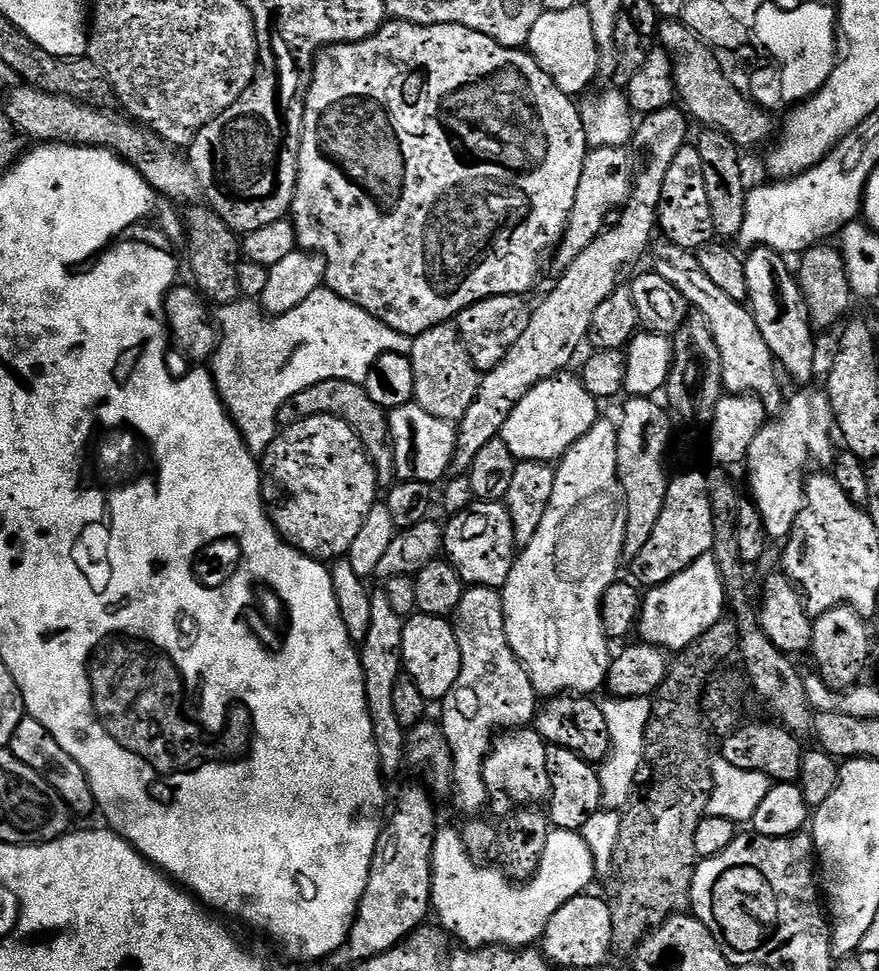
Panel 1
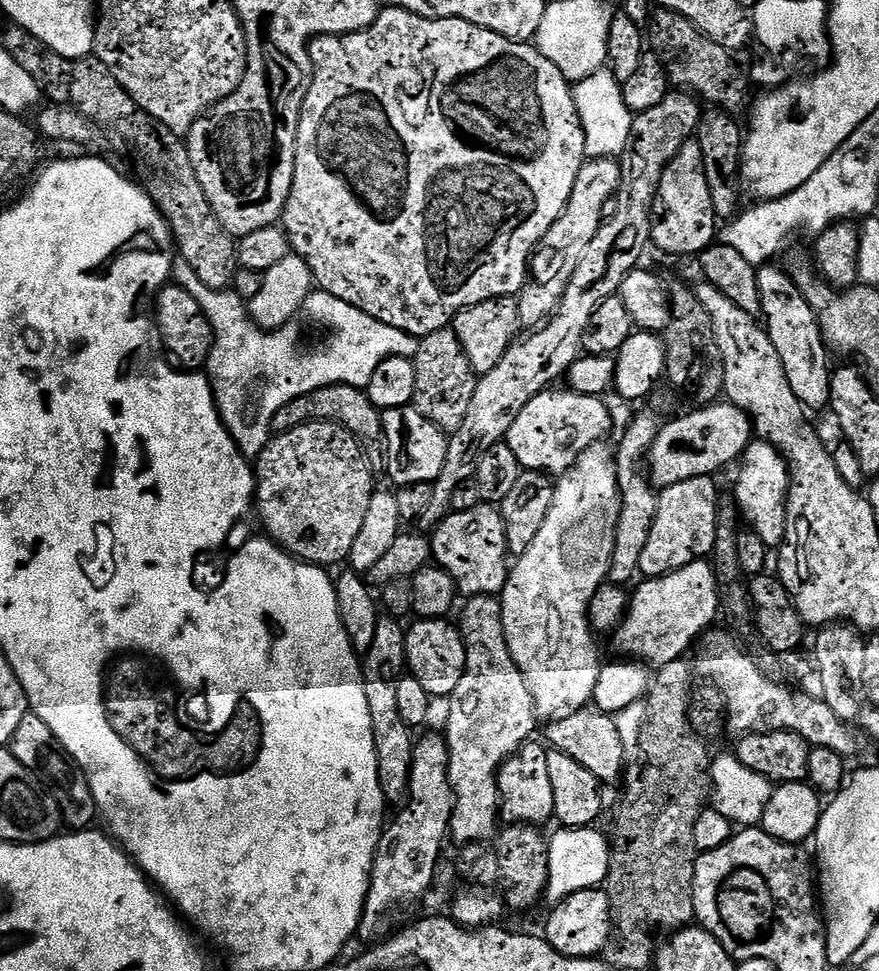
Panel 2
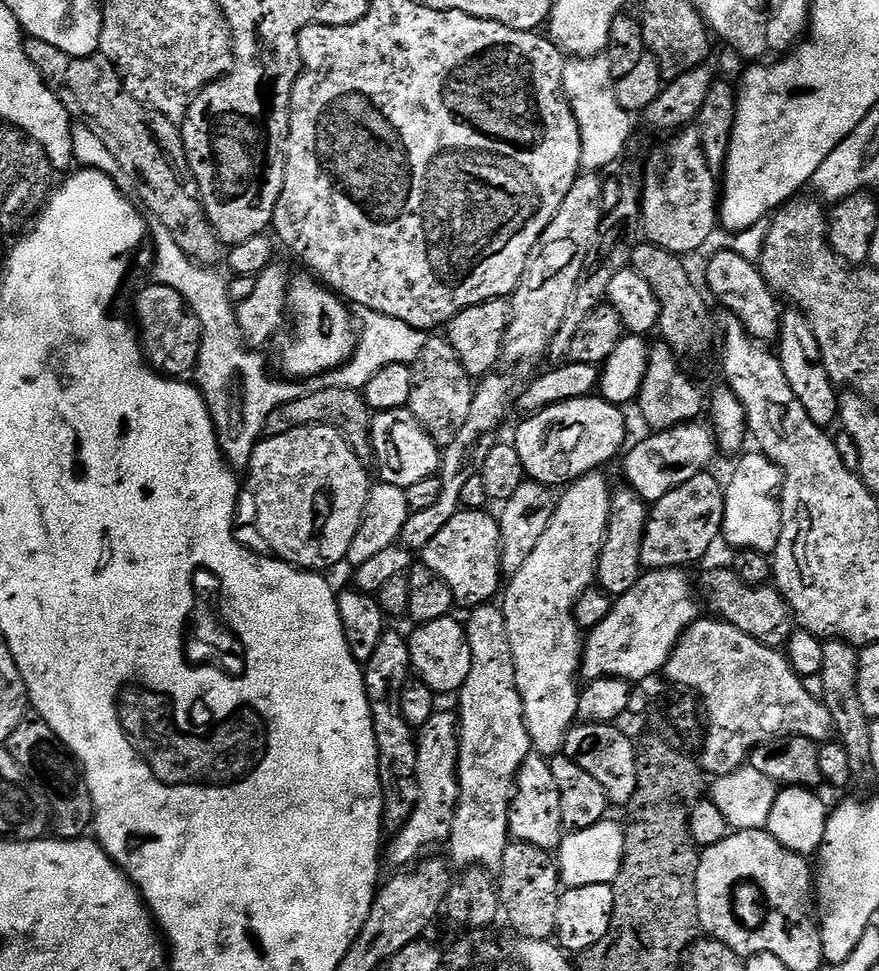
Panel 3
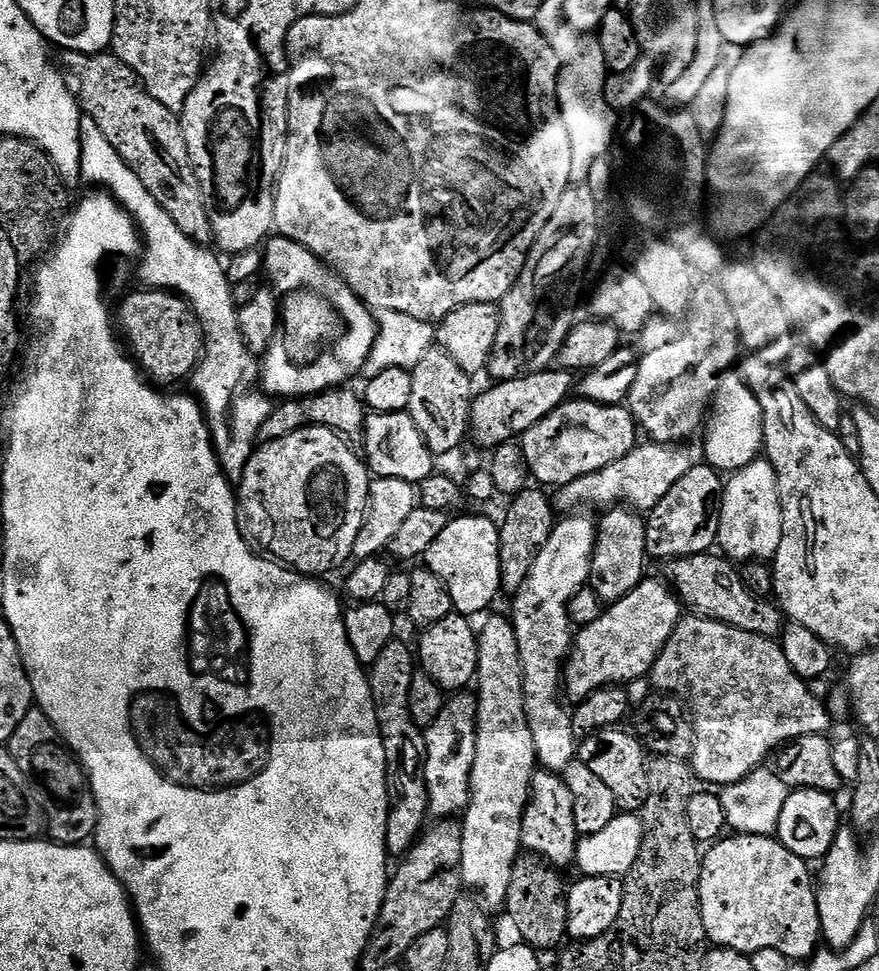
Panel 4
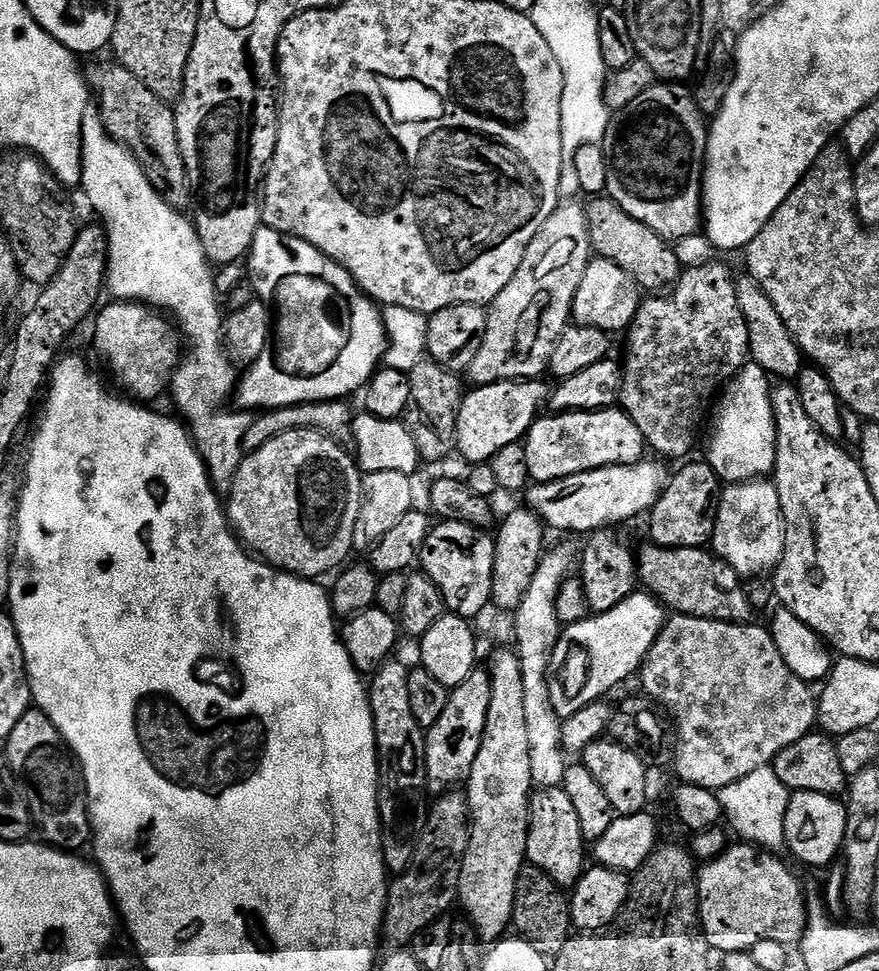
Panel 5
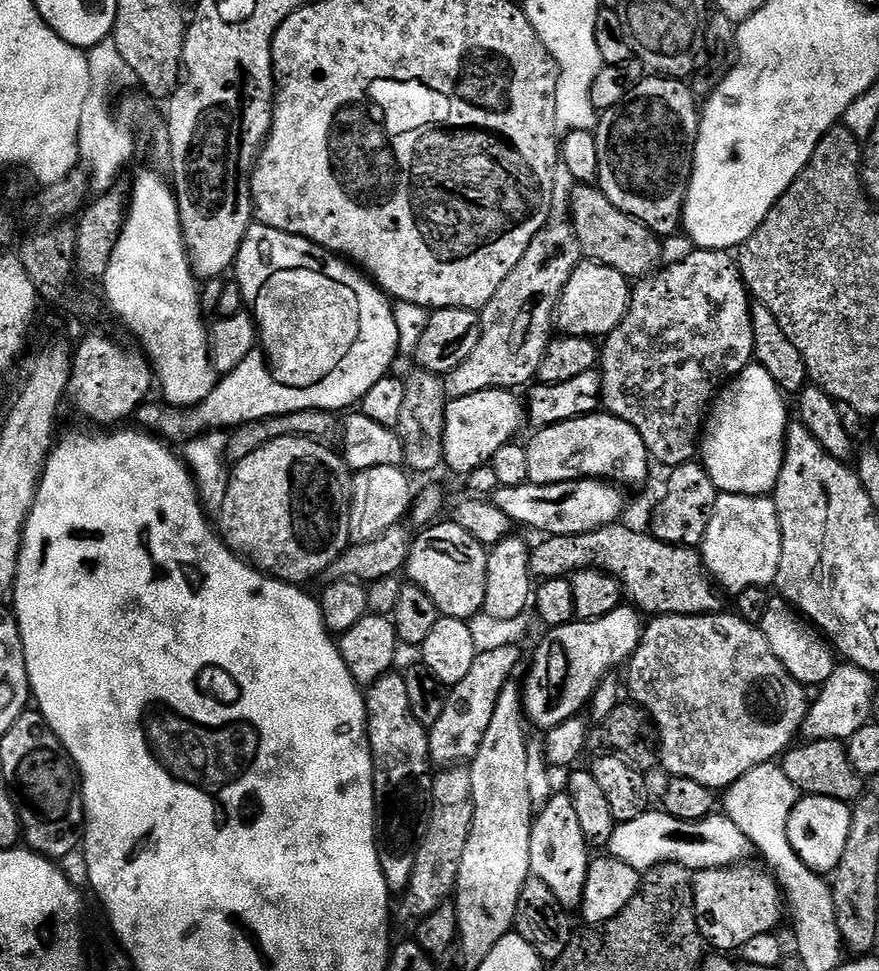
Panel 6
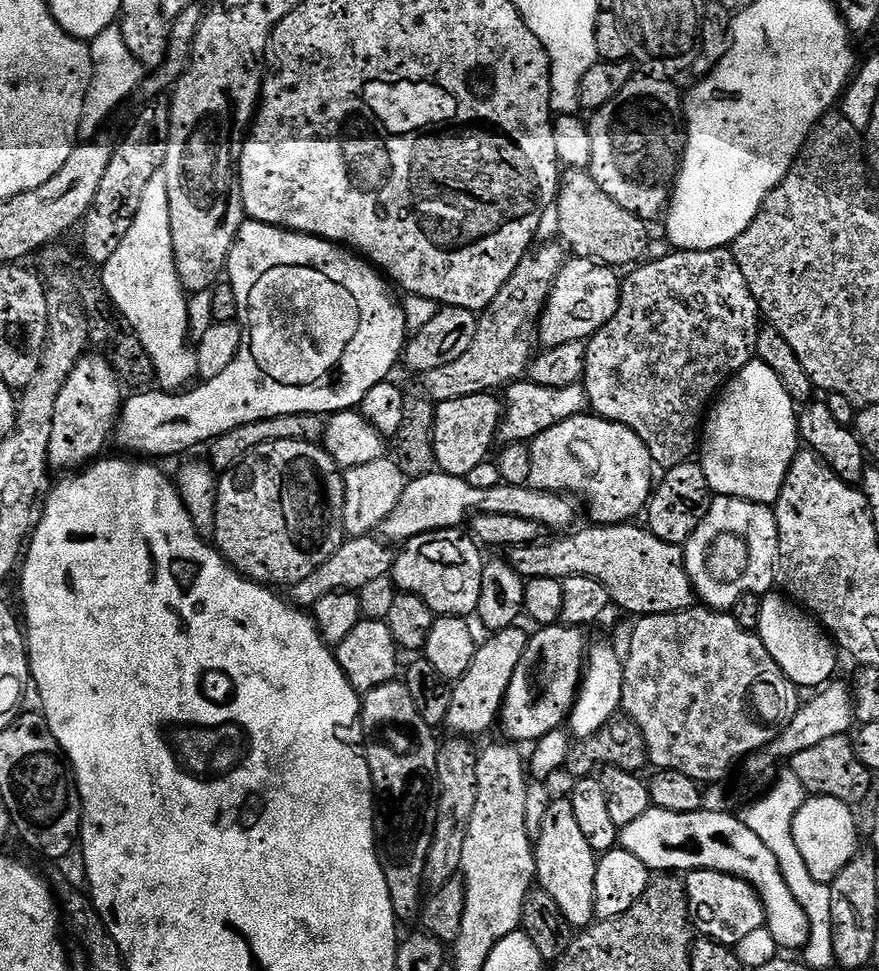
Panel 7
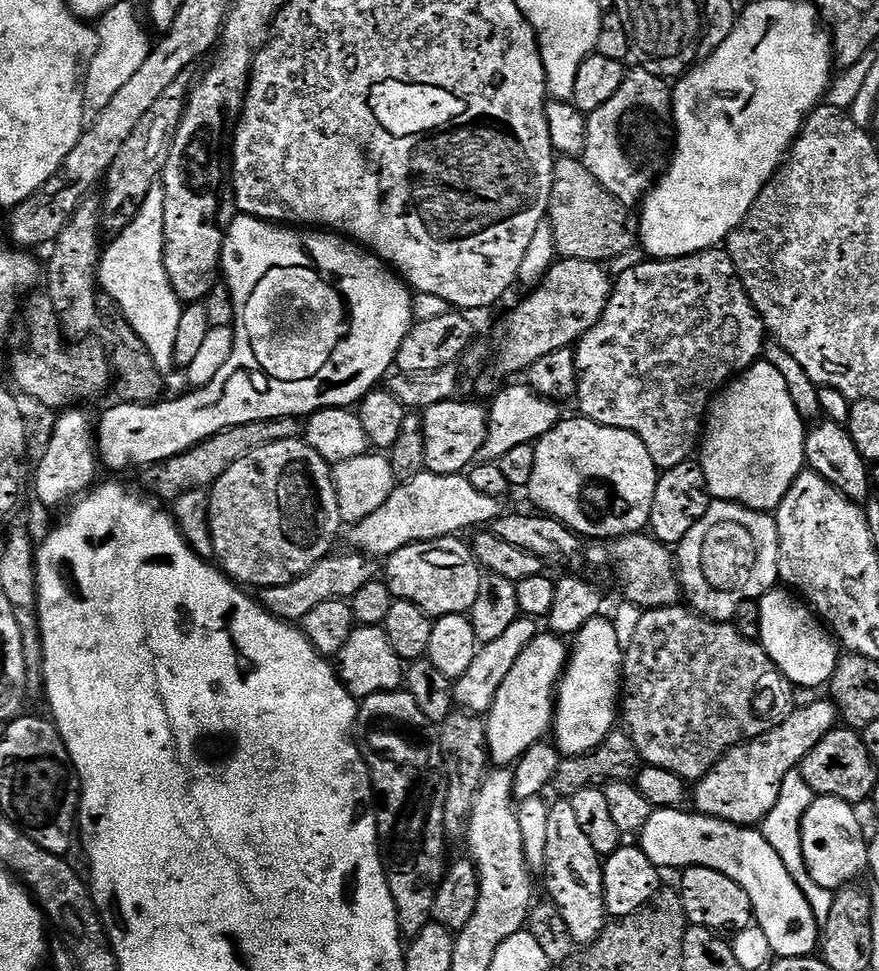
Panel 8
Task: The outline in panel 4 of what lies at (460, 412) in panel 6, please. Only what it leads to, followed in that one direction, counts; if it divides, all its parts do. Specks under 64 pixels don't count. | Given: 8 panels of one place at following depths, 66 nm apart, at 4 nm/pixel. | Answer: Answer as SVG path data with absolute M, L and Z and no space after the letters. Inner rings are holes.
M552 371L531 372L529 376L522 376L519 380L502 380L493 383L493 388L486 389L481 396L479 393L472 401L471 439L476 439L485 450L497 448L500 444L509 443L513 437L523 437L525 432L542 422L542 418L546 418L555 408L565 403L574 392L573 373Z

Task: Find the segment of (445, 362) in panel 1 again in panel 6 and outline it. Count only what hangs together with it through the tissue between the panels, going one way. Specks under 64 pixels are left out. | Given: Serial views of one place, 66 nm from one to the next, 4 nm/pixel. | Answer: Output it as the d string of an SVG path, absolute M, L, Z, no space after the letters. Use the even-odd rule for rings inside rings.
M416 370L412 377L404 380L406 399L402 401L402 418L396 423L395 431L400 433L403 467L409 473L432 472L444 462L442 434L446 426L446 406L448 400L444 394L441 377L434 372Z

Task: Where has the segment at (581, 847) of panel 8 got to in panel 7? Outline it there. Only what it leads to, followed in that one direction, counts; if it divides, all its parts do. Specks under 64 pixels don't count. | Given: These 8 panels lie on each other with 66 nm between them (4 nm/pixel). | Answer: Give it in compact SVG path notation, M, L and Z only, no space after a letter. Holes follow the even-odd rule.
M553 799L552 805L546 810L546 818L542 818L539 836L534 840L534 851L536 853L536 880L539 887L558 902L566 922L570 922L573 929L584 930L588 925L596 920L594 910L594 874L596 873L596 861L598 853L590 850L590 842L586 842L586 837L582 834L582 829L578 826L578 821L574 818L574 806L571 799Z

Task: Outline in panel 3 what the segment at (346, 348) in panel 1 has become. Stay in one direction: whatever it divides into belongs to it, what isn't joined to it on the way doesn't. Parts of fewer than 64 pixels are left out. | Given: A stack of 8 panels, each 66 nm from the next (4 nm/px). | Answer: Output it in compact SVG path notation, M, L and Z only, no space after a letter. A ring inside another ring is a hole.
M156 224L150 235L154 241L155 283L178 290L178 294L186 298L186 302L204 327L204 346L198 365L198 387L208 403L220 448L233 469L244 470L251 464L256 446L265 435L266 418L270 418L270 414L274 414L278 406L294 402L294 398L304 396L308 392L327 388L362 390L368 385L370 378L378 374L378 370L391 364L412 366L423 357L426 336L421 329L406 326L406 322L398 322L398 318L361 311L358 316L358 343L347 364L325 372L323 376L311 377L307 383L293 382L288 378L275 380L268 373L267 362L256 353L259 351L253 350L244 338L236 317L236 304L228 296L225 277L220 277L211 267L191 260L182 250L182 246L174 242L166 226Z

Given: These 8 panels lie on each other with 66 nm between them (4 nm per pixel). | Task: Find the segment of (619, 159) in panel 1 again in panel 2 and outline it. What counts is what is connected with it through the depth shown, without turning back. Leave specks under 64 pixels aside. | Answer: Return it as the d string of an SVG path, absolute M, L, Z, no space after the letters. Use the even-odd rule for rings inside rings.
M592 158L580 167L580 173L574 182L574 190L563 214L554 222L552 229L542 237L540 247L534 253L535 263L544 264L547 260L552 261L545 266L544 272L538 273L537 276L535 273L534 280L540 283L536 292L525 290L520 293L518 303L521 321L528 323L529 320L534 324L532 326L539 325L549 315L550 310L557 307L570 277L569 269L564 269L564 260L569 260L569 265L575 266L587 251L591 240L598 234L601 224L606 220L604 207L608 204L608 208L613 203L620 189L621 177L622 164L616 158Z

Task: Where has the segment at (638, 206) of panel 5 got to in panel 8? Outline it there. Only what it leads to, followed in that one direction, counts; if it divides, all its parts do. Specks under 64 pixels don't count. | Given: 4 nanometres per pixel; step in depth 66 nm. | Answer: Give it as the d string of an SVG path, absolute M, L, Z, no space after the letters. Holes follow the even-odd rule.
M639 67L625 75L622 86L618 86L618 94L614 94L610 102L587 113L586 146L582 153L586 170L625 206L639 205L643 201L652 191L657 174L665 171L670 160L670 144L664 141L664 135L667 132L669 135L674 120L672 88L665 77L654 75L647 67Z

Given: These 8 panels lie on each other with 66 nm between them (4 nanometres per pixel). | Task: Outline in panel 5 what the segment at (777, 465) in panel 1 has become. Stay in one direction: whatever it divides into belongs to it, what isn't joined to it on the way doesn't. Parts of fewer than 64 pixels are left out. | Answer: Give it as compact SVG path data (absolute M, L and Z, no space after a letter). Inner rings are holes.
M771 479L730 484L721 491L710 548L741 578L762 576L775 569L784 553L784 518L780 514L778 490Z

